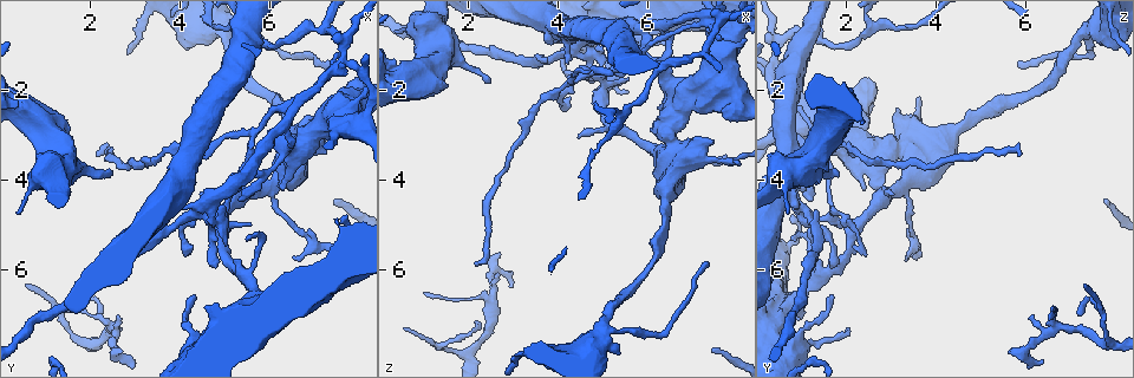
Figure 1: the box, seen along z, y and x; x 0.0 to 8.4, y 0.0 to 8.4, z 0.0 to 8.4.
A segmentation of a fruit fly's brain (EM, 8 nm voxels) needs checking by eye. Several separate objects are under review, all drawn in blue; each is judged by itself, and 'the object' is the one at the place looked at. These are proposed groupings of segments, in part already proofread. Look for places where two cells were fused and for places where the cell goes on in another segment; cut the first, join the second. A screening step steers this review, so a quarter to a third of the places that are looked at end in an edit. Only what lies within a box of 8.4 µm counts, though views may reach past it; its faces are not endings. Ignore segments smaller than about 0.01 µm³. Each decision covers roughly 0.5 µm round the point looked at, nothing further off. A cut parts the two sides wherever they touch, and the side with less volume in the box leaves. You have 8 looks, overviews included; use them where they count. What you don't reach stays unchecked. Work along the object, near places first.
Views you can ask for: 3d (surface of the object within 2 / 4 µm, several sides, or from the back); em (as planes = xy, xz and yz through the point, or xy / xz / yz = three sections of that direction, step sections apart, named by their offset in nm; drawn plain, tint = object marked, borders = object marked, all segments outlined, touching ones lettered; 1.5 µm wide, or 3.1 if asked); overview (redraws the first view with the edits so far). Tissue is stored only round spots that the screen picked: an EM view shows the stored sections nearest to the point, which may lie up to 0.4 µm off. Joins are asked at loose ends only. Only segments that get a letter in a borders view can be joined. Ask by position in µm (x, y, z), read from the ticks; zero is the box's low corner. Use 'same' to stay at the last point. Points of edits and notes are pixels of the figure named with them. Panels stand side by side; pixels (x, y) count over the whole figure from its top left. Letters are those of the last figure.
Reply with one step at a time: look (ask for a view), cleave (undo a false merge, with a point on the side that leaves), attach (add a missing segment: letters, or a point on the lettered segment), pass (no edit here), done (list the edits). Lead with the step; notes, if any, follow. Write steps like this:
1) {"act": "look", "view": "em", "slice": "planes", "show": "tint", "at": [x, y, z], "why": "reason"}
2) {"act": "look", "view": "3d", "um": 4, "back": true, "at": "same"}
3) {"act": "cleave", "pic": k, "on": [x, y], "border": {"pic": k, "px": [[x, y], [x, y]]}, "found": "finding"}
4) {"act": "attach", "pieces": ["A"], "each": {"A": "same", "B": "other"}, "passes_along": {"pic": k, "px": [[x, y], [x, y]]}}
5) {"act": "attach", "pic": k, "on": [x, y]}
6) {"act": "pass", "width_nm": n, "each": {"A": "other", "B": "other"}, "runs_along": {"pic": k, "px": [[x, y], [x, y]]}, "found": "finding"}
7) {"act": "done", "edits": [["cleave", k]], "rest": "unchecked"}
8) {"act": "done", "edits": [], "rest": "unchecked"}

{"act": "look", "view": "3d", "um": 2, "at": [7.20, 0.65, 1.20], "why": "arms part here"}

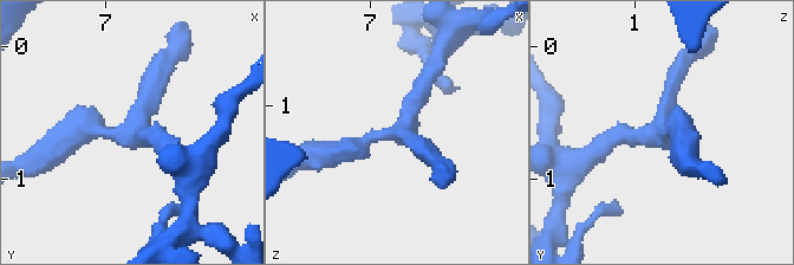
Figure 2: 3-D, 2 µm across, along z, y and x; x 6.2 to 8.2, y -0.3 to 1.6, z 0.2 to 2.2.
{"act": "look", "view": "em", "slice": "yz", "step": 8, "show": "tint", "at": [7.26, 0.64, 1.18], "arms": 3}

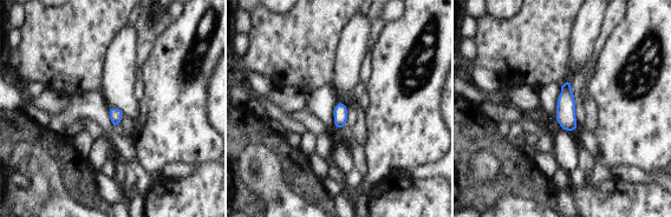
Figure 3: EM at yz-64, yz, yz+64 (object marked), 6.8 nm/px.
{"act": "look", "view": "em", "slice": "planes", "show": "borders", "at": "same"}

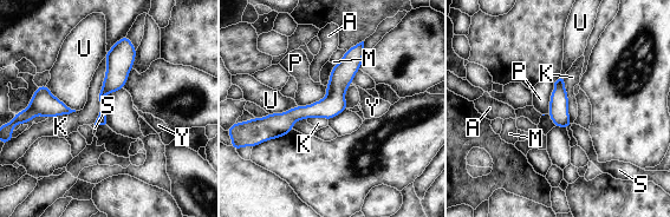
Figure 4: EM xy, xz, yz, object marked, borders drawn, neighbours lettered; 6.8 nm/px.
{"act": "pass", "width_nm": 70, "each": {"A": "other", "K": "other", "M": "other", "P": "other", "S": "other", "U": "other", "Y": "other"}, "border": {"pic": 4, "px": [[326, 86], [324, 98], [297, 105]]}, "found": "continuous, no second cell"}

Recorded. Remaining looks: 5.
{"act": "look", "view": "3d", "um": 4, "at": [6.35, 2.40, 0.85], "why": "touches itself"}

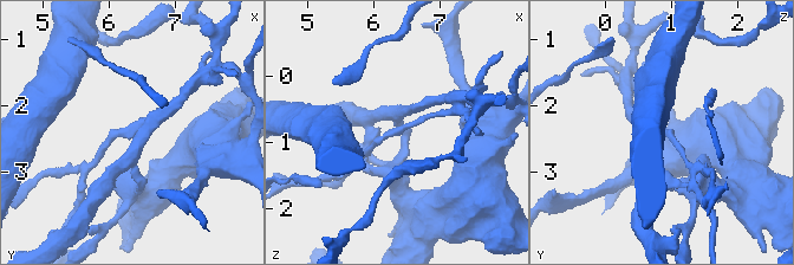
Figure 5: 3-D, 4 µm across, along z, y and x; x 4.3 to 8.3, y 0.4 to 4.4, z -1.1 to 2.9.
{"act": "look", "view": "em", "slice": "planes", "show": "tint", "at": [6.35, 2.35, 0.85], "arm_widths_nm": [200, 220]}

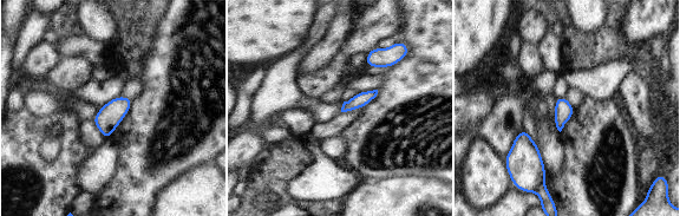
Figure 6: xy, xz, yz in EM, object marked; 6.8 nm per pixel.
{"act": "look", "view": "em", "slice": "planes", "show": "borders", "at": "same", "why": "what lies round it"}

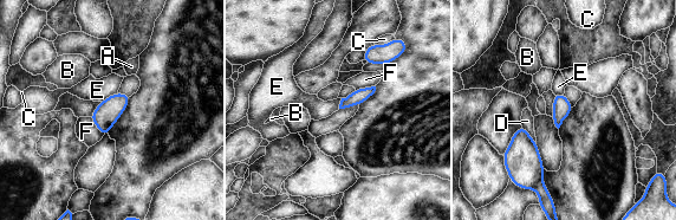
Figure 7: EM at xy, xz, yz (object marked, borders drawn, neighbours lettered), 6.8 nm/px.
{"act": "cleave", "pic": 7, "on": [522, 160], "each": {"A": "other", "B": "other", "C": "other", "D": "other", "E": "other", "F": "other"}, "border": {"pic": 7, "px": [[541, 176], [535, 186]]}, "found": "a second cell is stuck on"}

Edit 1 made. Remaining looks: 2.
{"act": "look", "view": "em", "slice": "planes", "show": "tint", "at": [2.45, 3.80, 1.80], "why": "thin end"}

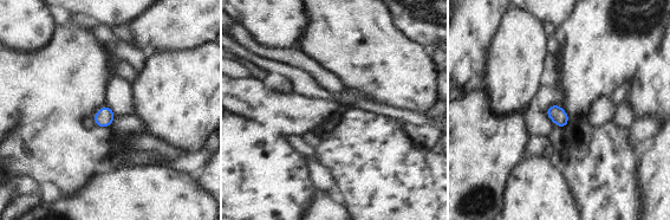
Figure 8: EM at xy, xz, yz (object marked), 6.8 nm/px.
{"act": "look", "view": "em", "slice": "planes", "show": "borders", "at": "same"}

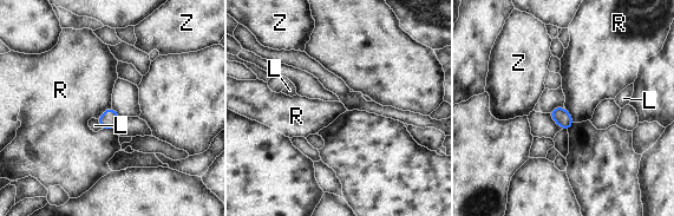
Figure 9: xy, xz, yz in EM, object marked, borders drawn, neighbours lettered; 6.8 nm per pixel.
{"act": "pass", "width_nm": 120, "each": {"L": "other", "R": "other", "Z": "other"}, "border": {"pic": 9, "px": [[111, 106], [106, 108], [96, 118]]}, "found": "no lettered segment goes on from it"}

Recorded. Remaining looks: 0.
{"act": "done", "edits": [["cleave", 7]], "rest": "unchecked"}

